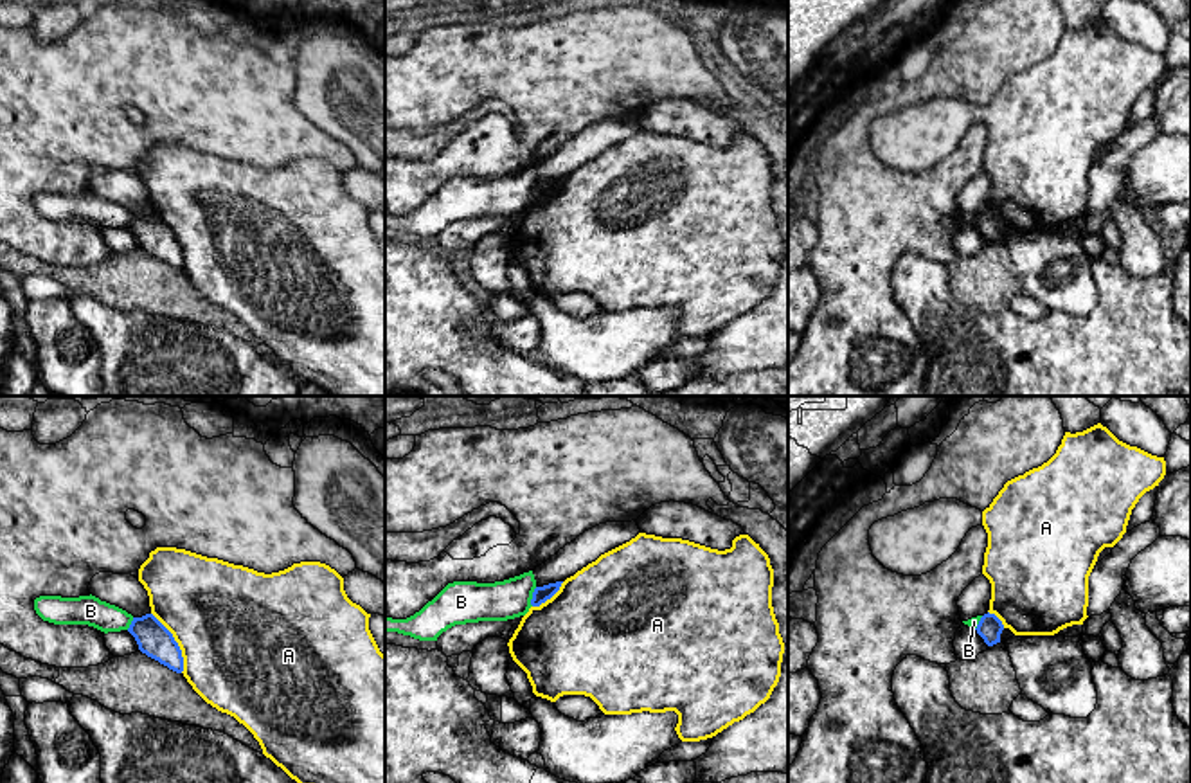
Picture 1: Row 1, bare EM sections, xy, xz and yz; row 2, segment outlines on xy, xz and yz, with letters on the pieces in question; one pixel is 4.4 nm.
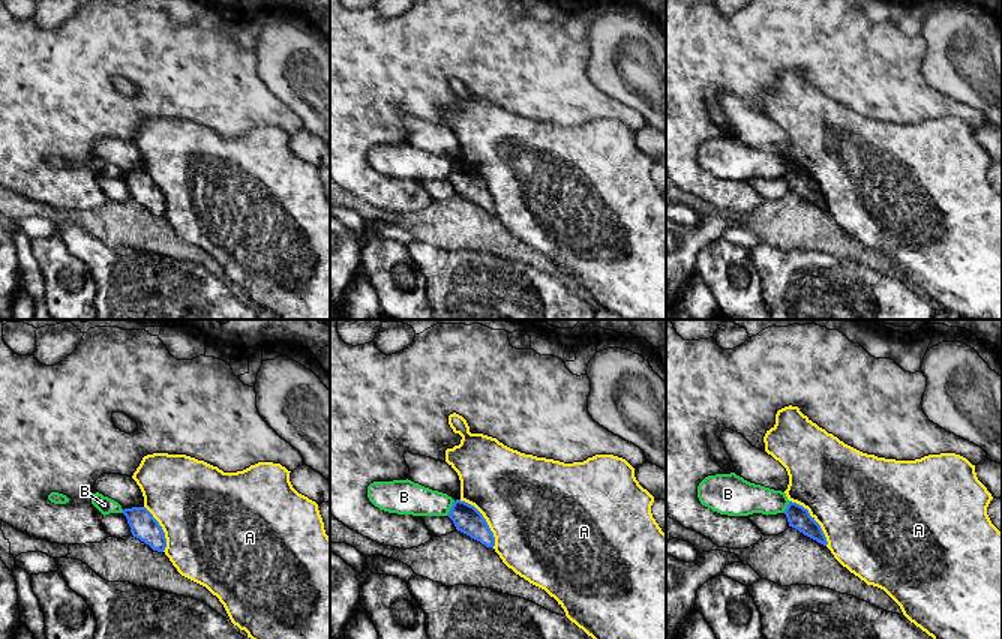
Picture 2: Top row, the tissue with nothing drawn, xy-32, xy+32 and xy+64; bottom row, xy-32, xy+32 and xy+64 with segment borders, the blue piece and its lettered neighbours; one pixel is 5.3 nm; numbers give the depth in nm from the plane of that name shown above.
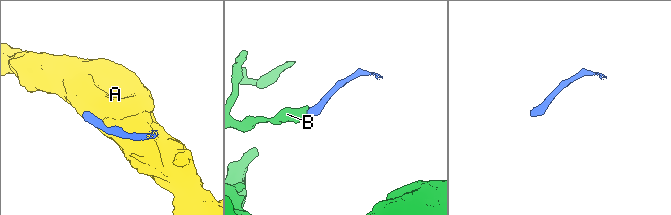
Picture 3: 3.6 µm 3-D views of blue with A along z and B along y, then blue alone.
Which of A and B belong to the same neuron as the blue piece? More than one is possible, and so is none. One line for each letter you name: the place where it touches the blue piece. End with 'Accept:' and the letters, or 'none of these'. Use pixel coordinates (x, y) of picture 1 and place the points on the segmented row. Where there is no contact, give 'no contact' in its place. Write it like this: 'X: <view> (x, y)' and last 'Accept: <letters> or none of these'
Accept: none of these

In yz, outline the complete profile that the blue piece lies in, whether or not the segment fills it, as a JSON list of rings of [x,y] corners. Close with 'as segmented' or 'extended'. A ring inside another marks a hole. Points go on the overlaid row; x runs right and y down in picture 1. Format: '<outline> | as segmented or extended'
[[[988,612],[981,617],[975,630],[988,646],[993,646],[993,644],[1000,643],[1000,634],[1004,630],[1004,625],[995,614]]] | as segmented

